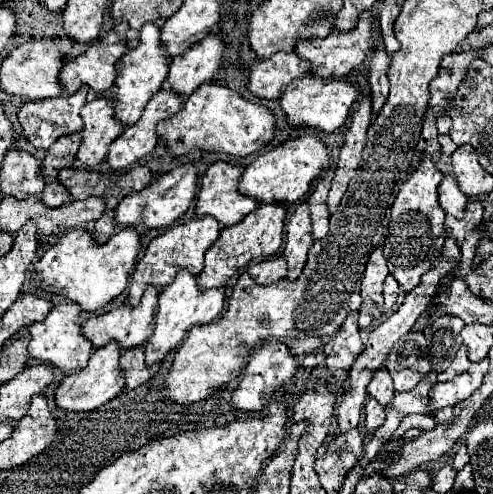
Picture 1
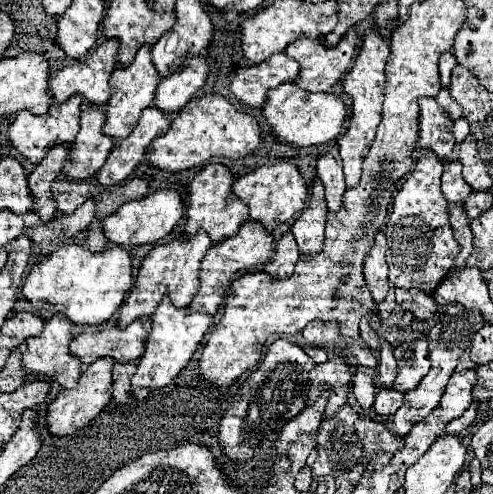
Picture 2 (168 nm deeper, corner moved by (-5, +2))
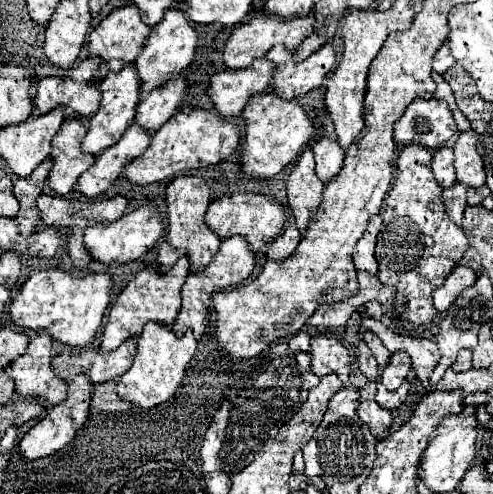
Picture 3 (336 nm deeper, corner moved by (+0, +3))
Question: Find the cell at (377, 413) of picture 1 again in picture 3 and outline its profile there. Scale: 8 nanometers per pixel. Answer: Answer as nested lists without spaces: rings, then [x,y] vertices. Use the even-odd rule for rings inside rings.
[[[379,382],[377,384],[377,396],[375,396],[375,400],[377,400],[377,404],[381,404],[381,408],[391,410],[391,408],[399,408],[405,402],[407,394],[409,394],[409,384],[407,382],[403,382],[401,388],[397,388],[395,392],[381,388],[381,382]]]

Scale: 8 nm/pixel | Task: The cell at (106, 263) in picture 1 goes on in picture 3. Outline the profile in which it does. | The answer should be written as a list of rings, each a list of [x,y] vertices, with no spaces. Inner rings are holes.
[[[47,268],[33,272],[27,282],[19,288],[17,296],[13,298],[9,312],[11,320],[29,330],[49,330],[51,336],[67,346],[81,348],[95,340],[95,334],[103,322],[105,310],[111,302],[113,294],[113,278],[105,272],[87,274],[83,278],[65,272],[61,268]]]

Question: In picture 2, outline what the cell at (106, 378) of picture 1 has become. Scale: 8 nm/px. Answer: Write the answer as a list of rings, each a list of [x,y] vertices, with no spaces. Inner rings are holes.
[[[106,357],[102,361],[94,361],[94,365],[88,365],[86,371],[80,375],[78,387],[60,391],[60,395],[48,407],[48,415],[46,415],[46,425],[52,435],[56,437],[74,435],[78,429],[86,427],[98,415],[98,407],[104,407],[112,397],[112,367],[114,365],[110,365]]]

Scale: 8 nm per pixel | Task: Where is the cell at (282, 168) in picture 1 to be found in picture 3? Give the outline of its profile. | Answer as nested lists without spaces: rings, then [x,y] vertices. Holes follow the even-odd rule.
[[[231,192],[223,198],[211,200],[209,210],[205,214],[207,226],[215,230],[215,234],[221,236],[221,240],[235,234],[245,236],[253,252],[259,252],[267,242],[273,242],[275,236],[283,232],[285,220],[287,220],[287,210],[277,198],[267,194],[255,194],[255,192]]]

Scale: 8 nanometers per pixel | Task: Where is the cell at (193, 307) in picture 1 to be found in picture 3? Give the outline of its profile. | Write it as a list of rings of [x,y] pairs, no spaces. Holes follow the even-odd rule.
[[[153,322],[145,324],[141,338],[137,338],[137,354],[133,366],[121,376],[117,384],[117,394],[139,408],[151,408],[169,400],[179,388],[185,376],[185,368],[193,358],[195,350],[197,350],[197,340],[193,336],[193,330],[185,332],[183,336],[177,336],[169,326]]]

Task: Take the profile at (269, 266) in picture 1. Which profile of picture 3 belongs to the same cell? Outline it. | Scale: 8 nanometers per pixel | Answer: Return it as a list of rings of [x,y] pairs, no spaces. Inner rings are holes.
[[[289,218],[287,224],[285,224],[285,230],[281,236],[277,236],[269,248],[267,248],[267,260],[273,260],[273,262],[281,262],[285,258],[289,258],[289,254],[293,254],[293,250],[297,248],[301,236],[295,228],[295,220]]]

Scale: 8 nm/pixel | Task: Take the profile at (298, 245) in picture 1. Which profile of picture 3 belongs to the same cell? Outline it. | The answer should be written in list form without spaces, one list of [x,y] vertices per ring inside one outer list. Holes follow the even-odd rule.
[[[307,148],[301,152],[299,162],[287,178],[287,200],[301,234],[309,226],[309,220],[313,220],[313,212],[317,212],[323,188],[325,184],[315,176],[313,150]]]

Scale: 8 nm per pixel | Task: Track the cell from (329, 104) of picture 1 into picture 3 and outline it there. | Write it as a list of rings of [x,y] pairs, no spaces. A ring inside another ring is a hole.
[[[261,92],[257,96],[251,96],[243,110],[243,118],[247,126],[241,164],[249,180],[275,176],[303,150],[307,142],[319,138],[319,126],[307,116],[305,108],[289,100],[281,100],[281,96],[275,92]]]

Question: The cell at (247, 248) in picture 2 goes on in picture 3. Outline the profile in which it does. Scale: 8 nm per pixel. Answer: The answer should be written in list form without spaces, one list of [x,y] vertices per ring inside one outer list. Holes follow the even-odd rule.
[[[231,236],[229,240],[223,240],[221,242],[221,248],[219,252],[213,256],[213,260],[201,270],[201,272],[189,272],[183,288],[181,288],[181,296],[183,296],[183,304],[181,304],[181,310],[179,310],[179,316],[177,320],[173,322],[173,330],[177,334],[183,334],[187,328],[193,330],[195,338],[199,340],[207,328],[207,314],[213,306],[211,298],[215,292],[221,292],[233,284],[239,284],[243,282],[245,278],[251,276],[255,268],[255,254],[251,252],[249,244],[245,244],[245,238],[241,236]]]

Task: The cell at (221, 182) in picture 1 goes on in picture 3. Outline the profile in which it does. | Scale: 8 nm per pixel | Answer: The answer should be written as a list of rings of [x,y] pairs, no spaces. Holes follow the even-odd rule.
[[[177,176],[167,186],[167,234],[159,246],[159,268],[167,270],[177,258],[189,254],[191,272],[201,270],[217,254],[221,238],[205,224],[205,210],[211,202],[211,188],[201,176]]]

